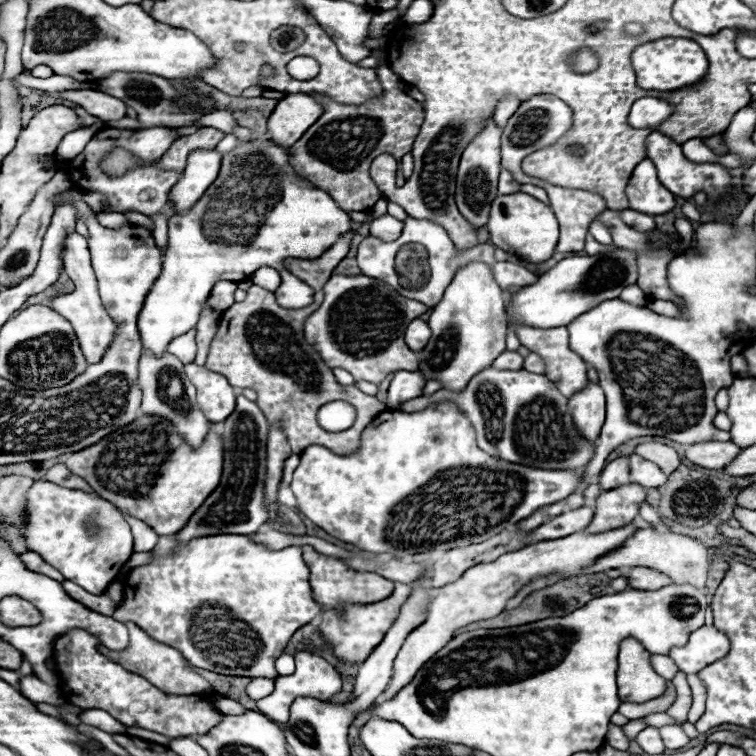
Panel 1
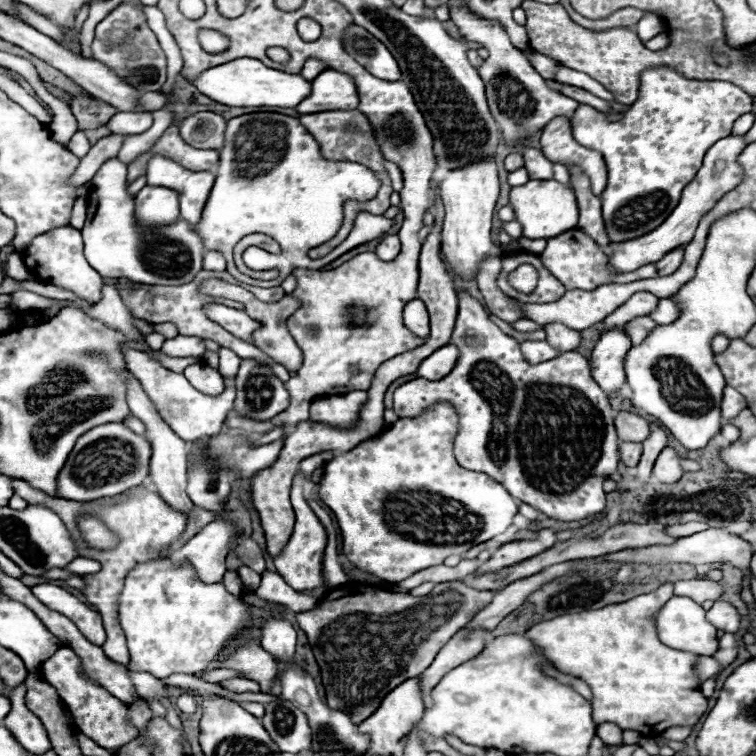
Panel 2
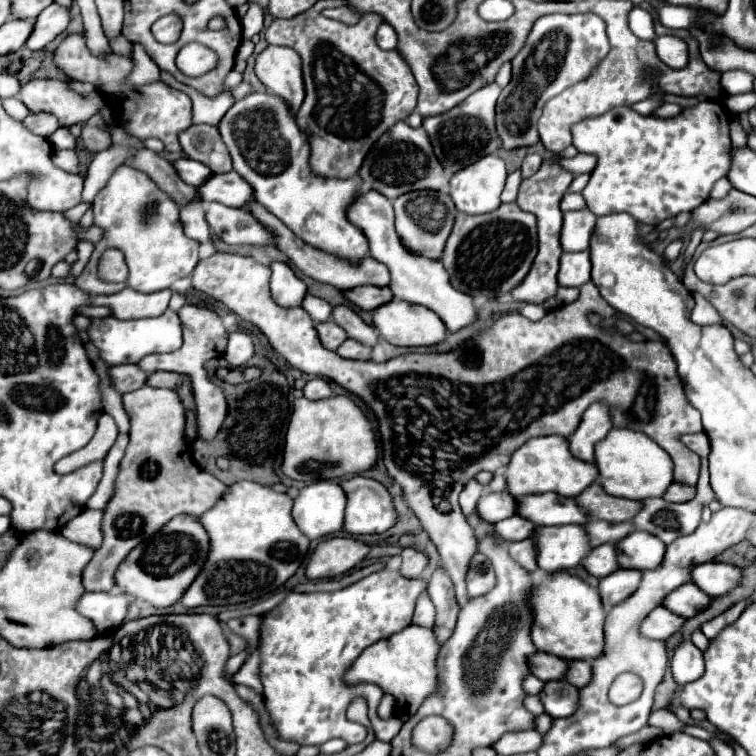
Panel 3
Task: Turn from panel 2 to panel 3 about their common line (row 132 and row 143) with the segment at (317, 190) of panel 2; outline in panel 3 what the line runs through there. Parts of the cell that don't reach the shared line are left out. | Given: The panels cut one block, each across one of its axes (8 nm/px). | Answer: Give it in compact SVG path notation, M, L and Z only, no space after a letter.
M264 92L248 94L246 98L234 102L234 106L222 116L218 130L222 134L224 144L230 150L234 170L242 174L242 178L246 178L250 186L254 186L254 198L270 214L274 214L280 222L284 222L298 238L302 238L310 246L316 246L318 250L338 254L340 258L346 258L350 262L358 262L362 256L368 254L368 238L364 236L362 230L358 230L346 218L348 206L362 192L362 178L352 176L352 178L342 180L342 178L320 178L312 174L310 164L308 164L308 158L310 158L308 136L298 128L290 106L286 106L282 98L276 98L274 94L264 94Z

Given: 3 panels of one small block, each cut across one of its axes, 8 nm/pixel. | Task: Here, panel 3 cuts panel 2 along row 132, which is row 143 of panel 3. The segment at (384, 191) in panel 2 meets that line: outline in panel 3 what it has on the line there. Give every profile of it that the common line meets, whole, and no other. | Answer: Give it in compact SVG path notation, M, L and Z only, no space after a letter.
M318 2L308 8L306 12L290 18L290 20L274 20L270 28L266 30L264 38L268 44L284 44L294 48L302 58L302 78L304 78L304 90L306 98L296 112L298 126L308 134L312 156L310 166L314 174L324 178L352 178L360 166L372 144L396 122L406 120L410 112L416 108L416 96L418 96L418 84L414 82L414 76L400 56L398 50L382 50L376 44L376 30L384 22L380 14L366 12L360 14L360 22L356 26L346 26L342 22L324 18L318 12Z

